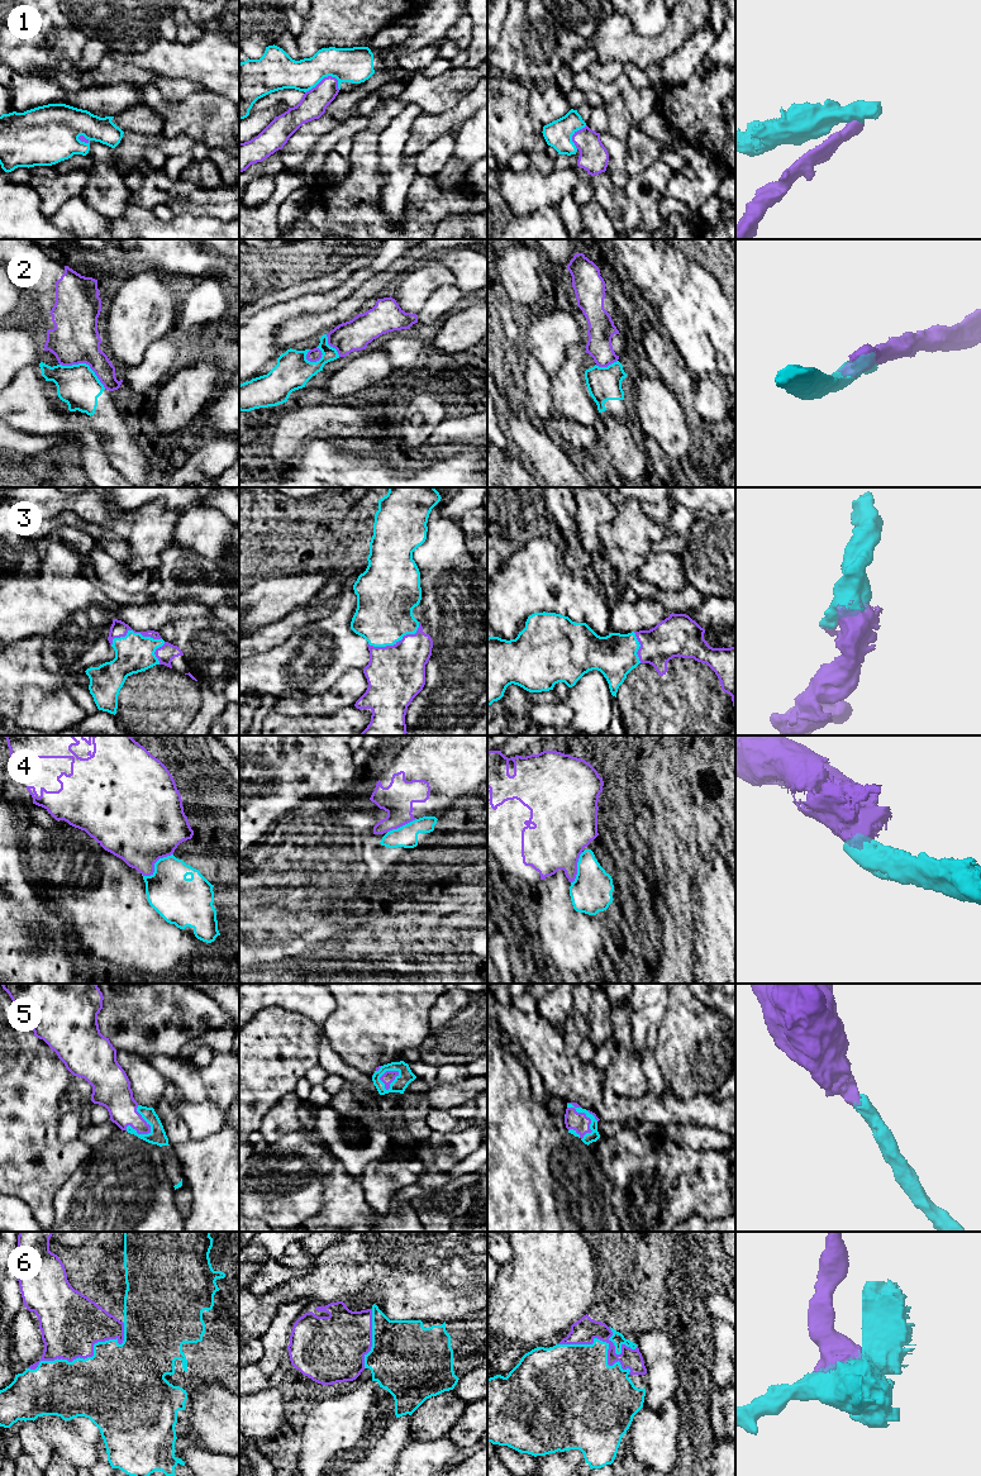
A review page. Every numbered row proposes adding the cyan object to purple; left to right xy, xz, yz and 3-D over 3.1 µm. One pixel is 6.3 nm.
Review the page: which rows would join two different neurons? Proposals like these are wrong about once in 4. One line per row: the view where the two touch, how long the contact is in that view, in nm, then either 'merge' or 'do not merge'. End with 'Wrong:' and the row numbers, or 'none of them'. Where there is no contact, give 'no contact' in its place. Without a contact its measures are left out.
1: meets purple in xz; contact 240 nm long; do not merge
2: meets purple in xy; contact 340 nm long; do not merge
3: meets purple in xz; contact 360 nm long; merge
4: meets purple in xy; contact 240 nm long; do not merge
5: meets purple in yz; contact 260 nm long; merge
6: meets purple in yz; contact 500 nm long; merge
Wrong: 1, 2, 4

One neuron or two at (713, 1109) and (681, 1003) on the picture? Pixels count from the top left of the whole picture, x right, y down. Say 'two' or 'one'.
two

